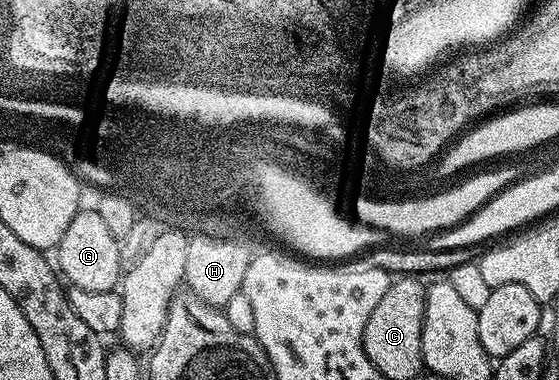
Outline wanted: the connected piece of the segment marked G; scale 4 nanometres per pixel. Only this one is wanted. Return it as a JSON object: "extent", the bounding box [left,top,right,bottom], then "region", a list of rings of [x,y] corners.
{"extent":[56,209,123,292],"region":[[[79,209],[72,224],[68,224],[68,232],[64,232],[60,244],[56,247],[57,269],[67,283],[71,282],[69,285],[73,289],[84,292],[108,292],[119,285],[123,275],[120,268],[119,243],[119,239],[114,238],[112,232],[108,232],[108,224],[104,224],[104,219],[98,215],[97,209]]]}

